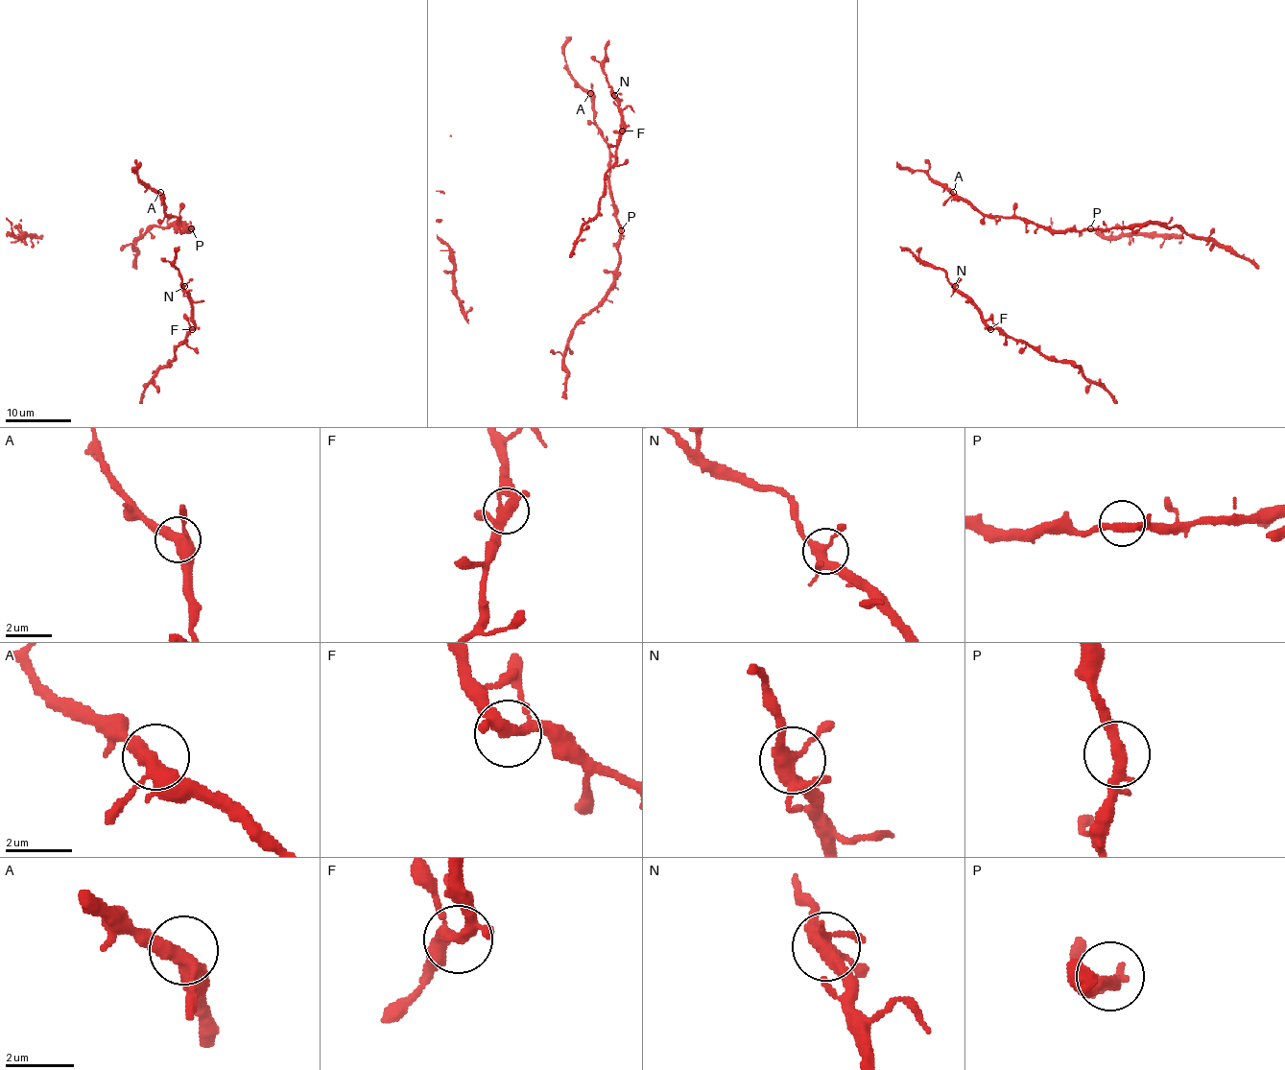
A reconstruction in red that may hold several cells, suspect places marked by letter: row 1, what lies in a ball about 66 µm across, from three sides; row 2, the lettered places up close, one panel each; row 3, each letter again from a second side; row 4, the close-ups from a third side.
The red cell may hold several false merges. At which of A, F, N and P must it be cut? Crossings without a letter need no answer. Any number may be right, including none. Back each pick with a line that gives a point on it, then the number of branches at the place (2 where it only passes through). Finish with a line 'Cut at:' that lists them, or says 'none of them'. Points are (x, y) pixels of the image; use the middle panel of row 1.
Cut at: none of them

